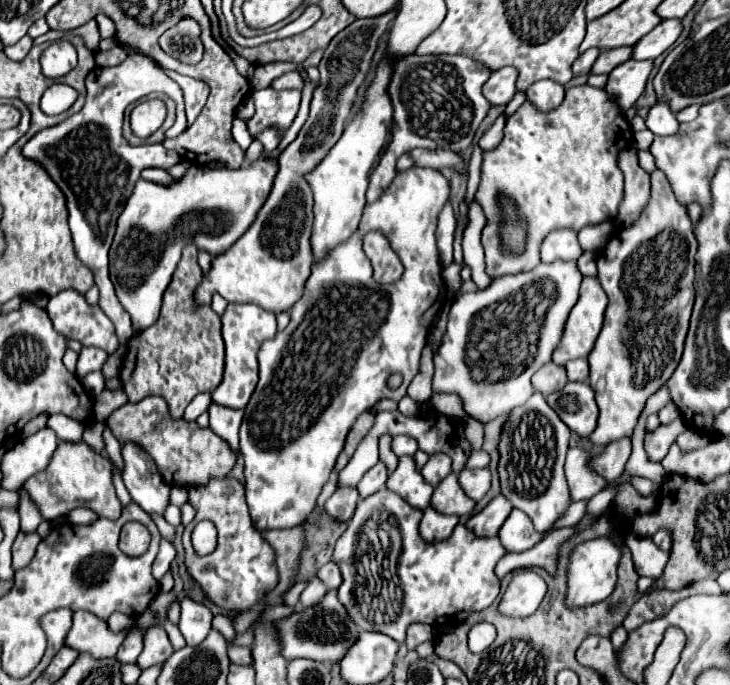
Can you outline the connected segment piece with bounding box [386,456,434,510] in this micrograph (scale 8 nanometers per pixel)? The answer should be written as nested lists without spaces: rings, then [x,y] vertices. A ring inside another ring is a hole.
[[[400,456],[398,468],[388,476],[386,486],[400,494],[410,506],[414,508],[428,508],[430,506],[430,496],[434,492],[434,486],[422,480],[420,470],[416,468],[416,462],[412,456]]]

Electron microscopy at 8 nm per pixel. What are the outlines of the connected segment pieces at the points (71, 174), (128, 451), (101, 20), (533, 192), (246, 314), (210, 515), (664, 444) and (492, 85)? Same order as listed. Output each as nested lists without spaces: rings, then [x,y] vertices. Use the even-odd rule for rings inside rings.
[[[130,54],[124,64],[112,68],[96,66],[86,76],[86,102],[82,110],[60,122],[58,126],[38,132],[24,146],[24,156],[40,162],[66,196],[74,252],[82,260],[82,264],[92,270],[94,284],[100,290],[98,306],[114,322],[120,344],[127,344],[134,332],[130,315],[118,302],[114,286],[108,278],[108,250],[114,238],[116,220],[124,210],[124,204],[132,194],[134,184],[140,180],[140,172],[144,168],[168,168],[180,162],[180,156],[174,150],[166,150],[164,146],[130,146],[122,136],[122,120],[126,106],[150,92],[164,92],[176,102],[176,120],[174,126],[166,132],[184,132],[186,114],[180,86],[164,72],[160,72],[152,64],[152,60]]]
[[[124,442],[120,446],[120,452],[124,460],[122,480],[132,500],[148,514],[164,514],[164,508],[168,506],[170,486],[162,480],[152,456],[132,442]]]
[[[98,14],[98,16],[96,16],[96,22],[98,22],[98,28],[100,28],[100,36],[102,36],[102,38],[110,38],[110,36],[114,36],[116,28],[114,28],[114,22],[112,22],[108,16]]]
[[[588,84],[574,86],[566,92],[564,102],[544,114],[538,112],[530,102],[524,102],[514,116],[506,120],[504,140],[496,150],[486,152],[482,160],[482,180],[476,192],[476,200],[486,212],[486,224],[481,233],[481,243],[486,252],[486,272],[490,278],[504,274],[528,272],[540,264],[540,244],[544,236],[558,228],[580,230],[588,224],[600,224],[616,218],[620,200],[624,200],[624,176],[616,166],[616,156],[620,150],[632,144],[632,128],[618,110],[618,104],[602,88],[592,88]],[[501,196],[514,202],[518,218],[526,224],[526,244],[520,255],[508,254],[501,247],[502,210],[499,206]]]
[[[228,304],[222,316],[222,338],[226,344],[226,366],[220,388],[212,390],[212,400],[226,408],[244,408],[258,384],[258,348],[276,334],[276,314],[256,304]]]
[[[212,478],[204,486],[188,486],[186,490],[188,504],[196,508],[194,520],[184,528],[182,534],[186,570],[200,584],[204,596],[212,604],[228,612],[246,612],[278,584],[276,550],[262,538],[260,532],[256,532],[248,514],[244,486],[236,478]],[[202,520],[210,520],[218,528],[218,546],[208,556],[198,556],[190,542],[192,528]]]
[[[679,417],[674,423],[660,425],[654,432],[646,432],[644,434],[644,450],[648,454],[648,458],[652,462],[660,462],[666,456],[670,444],[675,442],[676,436],[686,429],[687,425],[684,419]]]
[[[512,66],[500,68],[490,74],[490,78],[484,84],[484,96],[492,106],[506,106],[514,98],[514,84],[516,84],[518,72]]]

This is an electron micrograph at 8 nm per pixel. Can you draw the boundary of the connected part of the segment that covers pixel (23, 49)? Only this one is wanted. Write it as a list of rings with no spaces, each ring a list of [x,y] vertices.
[[[25,35],[20,42],[16,42],[14,46],[8,46],[8,48],[4,48],[4,52],[8,54],[8,58],[12,58],[12,60],[24,60],[30,49],[33,46],[33,39],[30,36]]]

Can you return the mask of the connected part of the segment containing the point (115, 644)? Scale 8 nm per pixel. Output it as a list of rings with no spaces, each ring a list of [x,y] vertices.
[[[76,612],[72,616],[72,628],[68,630],[64,642],[78,652],[90,652],[94,658],[110,658],[116,656],[124,636],[126,630],[114,634],[108,630],[106,622],[96,618],[94,614]]]

